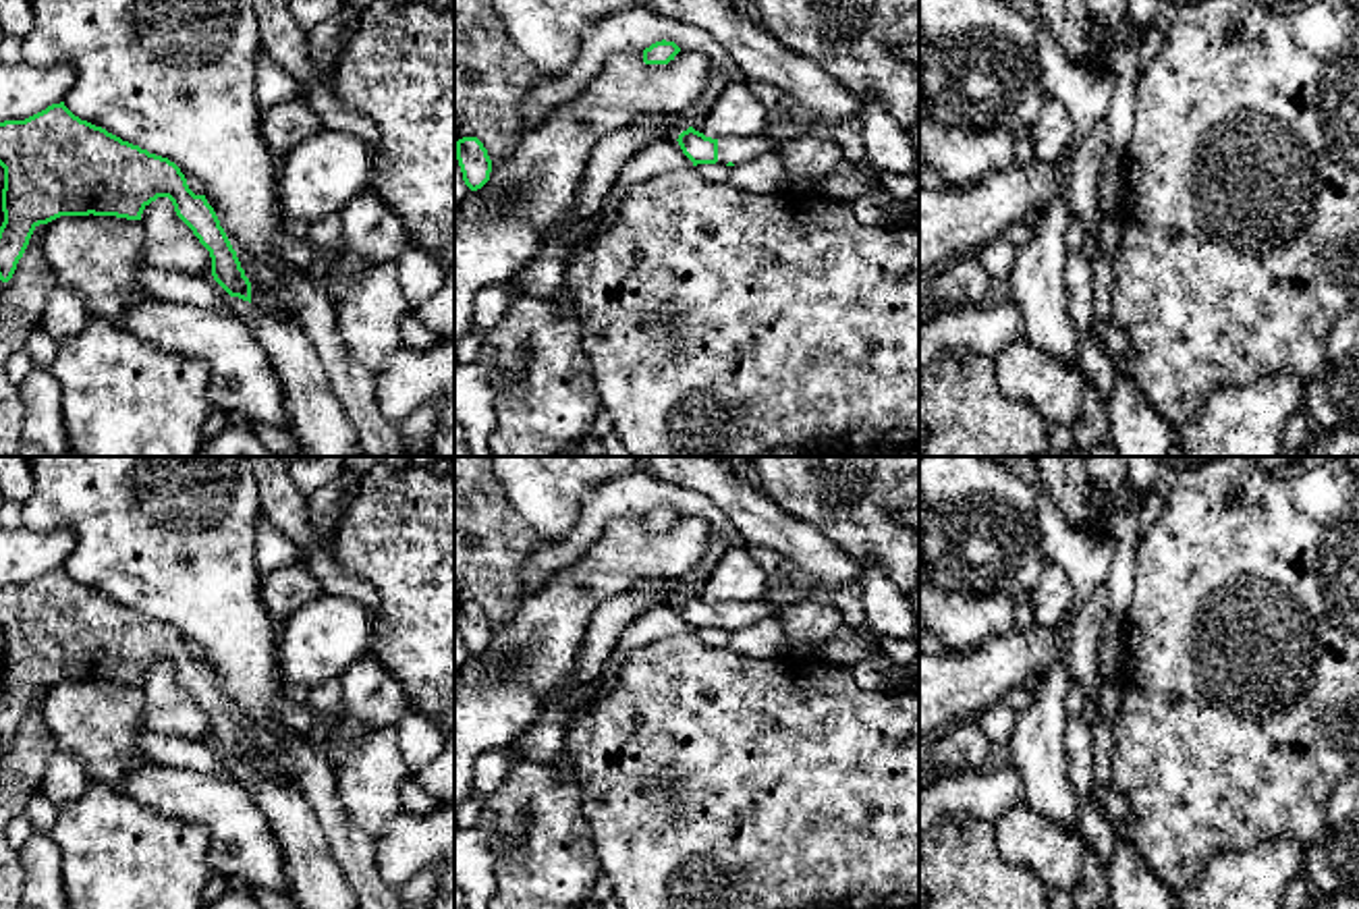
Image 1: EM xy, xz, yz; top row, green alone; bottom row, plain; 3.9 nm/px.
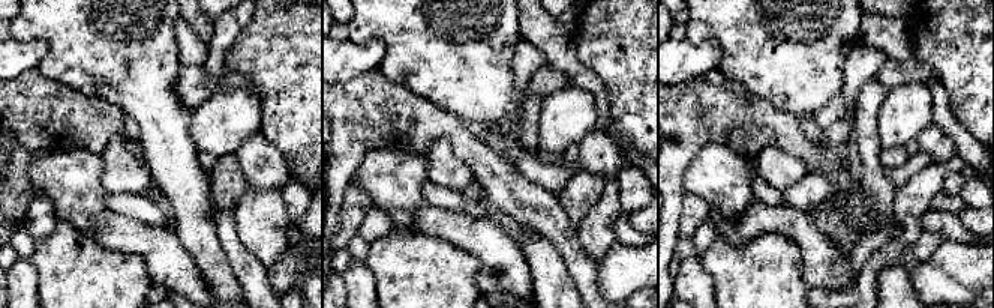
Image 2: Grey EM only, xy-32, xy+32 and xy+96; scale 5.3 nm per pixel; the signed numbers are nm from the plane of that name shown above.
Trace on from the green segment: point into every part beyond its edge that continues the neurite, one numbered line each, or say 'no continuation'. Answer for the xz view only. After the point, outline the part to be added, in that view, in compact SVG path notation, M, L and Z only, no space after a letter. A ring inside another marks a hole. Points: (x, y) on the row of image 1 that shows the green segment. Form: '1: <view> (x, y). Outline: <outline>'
1: xz (737, 150). Outline: M770 135L724 137L718 139L718 164L743 164L778 152L778 143Z

